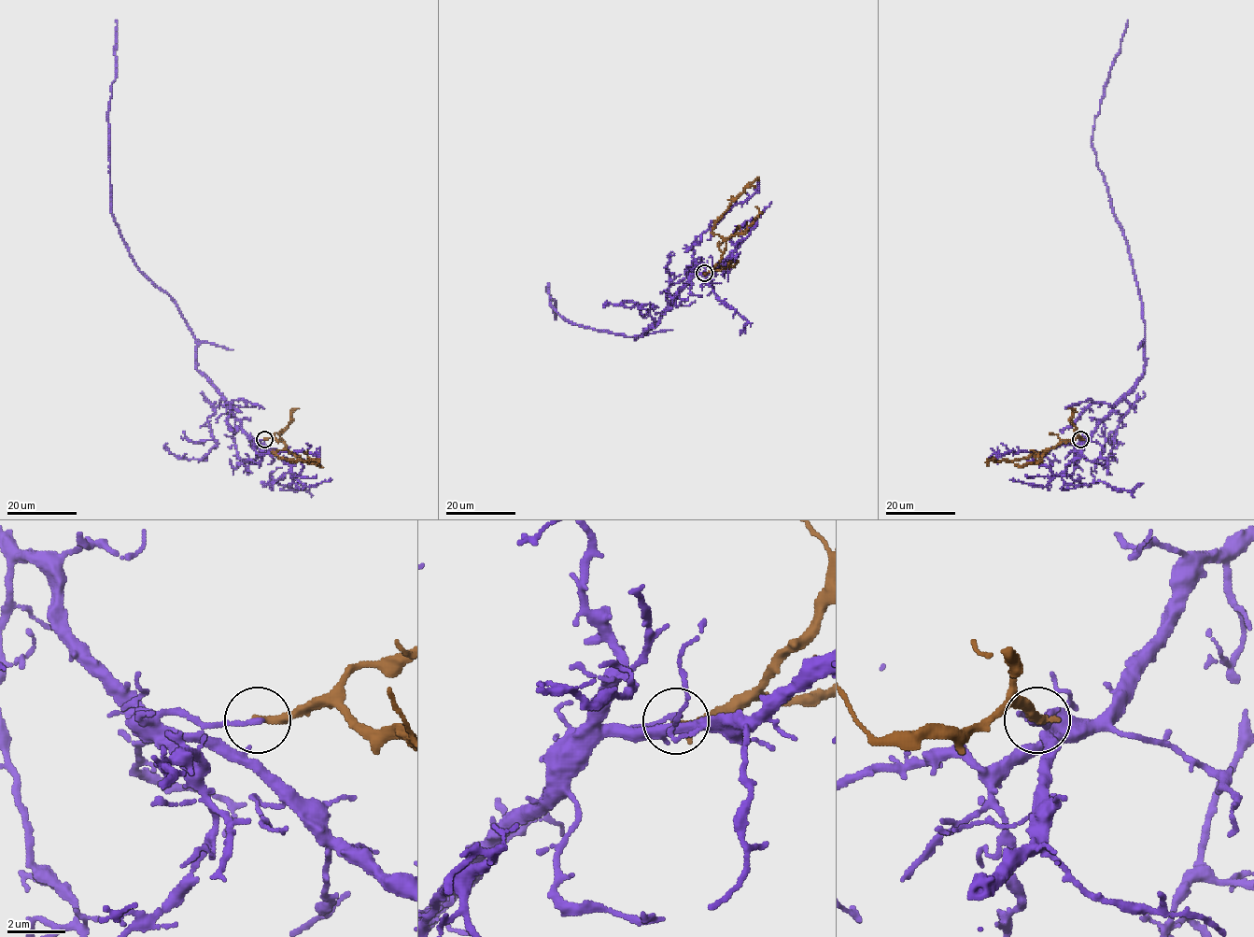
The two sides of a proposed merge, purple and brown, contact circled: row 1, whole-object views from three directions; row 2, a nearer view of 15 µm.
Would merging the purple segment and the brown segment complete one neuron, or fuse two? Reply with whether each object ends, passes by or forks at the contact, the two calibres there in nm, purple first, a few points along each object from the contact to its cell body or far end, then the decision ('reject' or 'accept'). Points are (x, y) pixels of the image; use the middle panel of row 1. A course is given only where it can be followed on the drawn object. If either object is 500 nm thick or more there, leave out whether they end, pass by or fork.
purple ends there; brown ends there; 200 nm thick on the purple side, 320 nm on the other; purple runs (704, 272), (681, 290), (662, 316), (642, 334), (627, 336), (573, 324), (551, 305), (549, 283), (556, 319); brown runs (704, 273), (719, 262), (725, 247), (725, 242), (712, 232), (714, 222), (755, 179); reject

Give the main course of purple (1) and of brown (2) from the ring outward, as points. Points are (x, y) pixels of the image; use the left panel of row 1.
1: (264, 439), (254, 441), (245, 432), (196, 367), (189, 324), (135, 264), (112, 213), (107, 117), (117, 20)
2: (264, 439), (271, 437), (283, 442), (286, 447), (274, 452), (280, 458), (290, 461), (315, 459), (317, 465)

